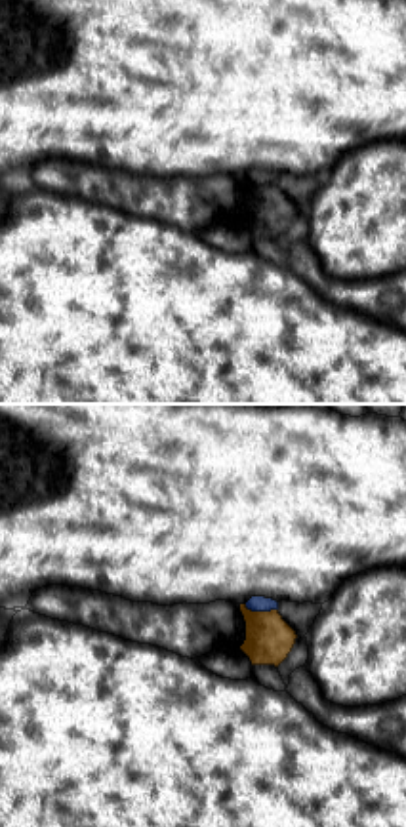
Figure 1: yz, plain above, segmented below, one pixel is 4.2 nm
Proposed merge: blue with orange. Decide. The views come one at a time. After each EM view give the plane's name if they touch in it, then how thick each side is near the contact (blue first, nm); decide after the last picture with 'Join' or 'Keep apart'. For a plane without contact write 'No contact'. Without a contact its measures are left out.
Touches blue in yz. Thickness 60 nm (blue) against 200 nm

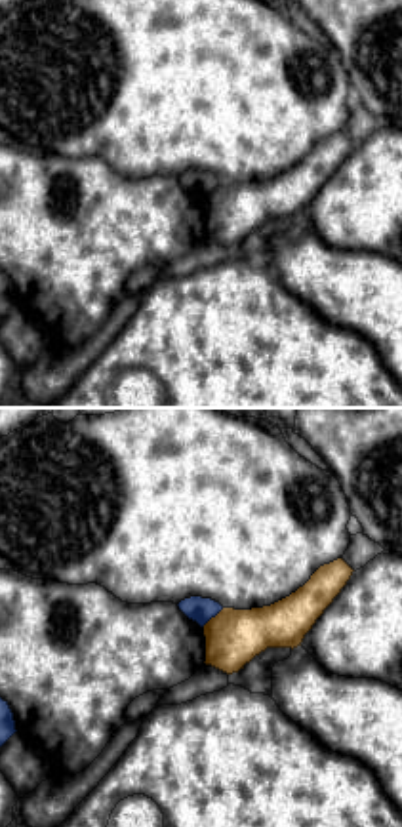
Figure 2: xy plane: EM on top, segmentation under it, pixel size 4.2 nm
Touches blue in xy. Thickness 110 nm (blue) against 240 nm

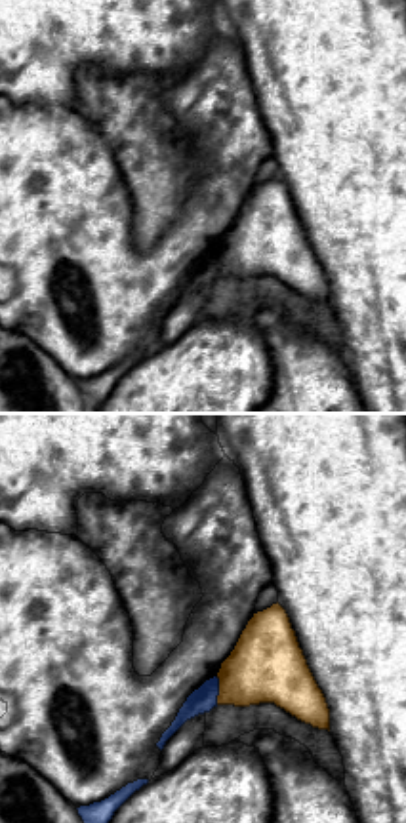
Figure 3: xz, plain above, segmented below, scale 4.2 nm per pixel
Touches blue in xz. Thickness 110 nm (blue) against 320 nm

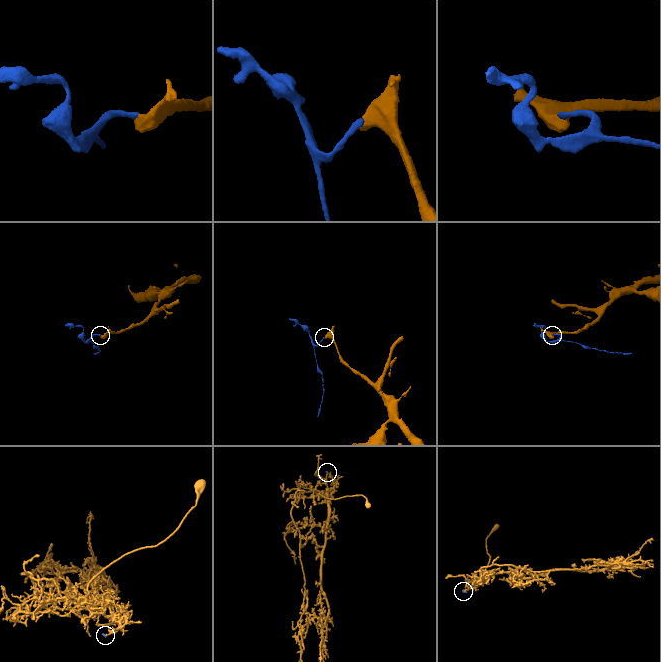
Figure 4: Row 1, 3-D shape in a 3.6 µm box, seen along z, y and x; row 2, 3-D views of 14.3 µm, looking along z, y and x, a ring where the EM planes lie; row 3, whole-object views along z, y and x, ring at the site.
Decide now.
Keep apart

